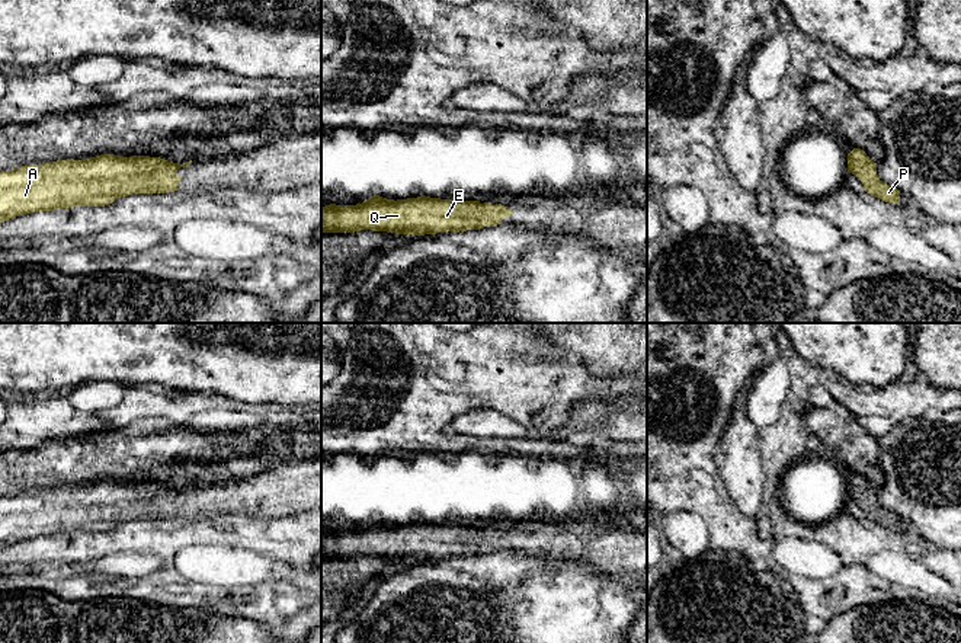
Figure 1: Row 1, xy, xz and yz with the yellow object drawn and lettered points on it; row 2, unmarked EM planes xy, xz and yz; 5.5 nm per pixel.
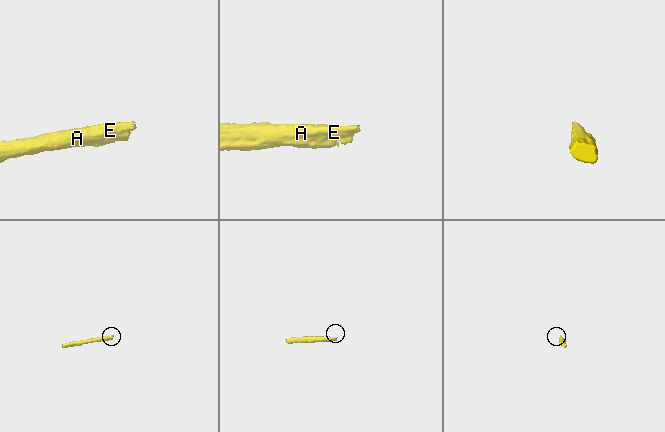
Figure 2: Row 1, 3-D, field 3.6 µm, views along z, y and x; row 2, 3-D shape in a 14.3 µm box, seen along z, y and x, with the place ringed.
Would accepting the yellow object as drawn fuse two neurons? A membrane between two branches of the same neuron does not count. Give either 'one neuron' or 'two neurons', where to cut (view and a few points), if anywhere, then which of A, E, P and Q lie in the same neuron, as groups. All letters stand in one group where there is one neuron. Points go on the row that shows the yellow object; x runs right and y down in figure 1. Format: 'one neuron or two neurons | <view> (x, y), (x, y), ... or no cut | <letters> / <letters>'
one neuron | no cut | A E P Q

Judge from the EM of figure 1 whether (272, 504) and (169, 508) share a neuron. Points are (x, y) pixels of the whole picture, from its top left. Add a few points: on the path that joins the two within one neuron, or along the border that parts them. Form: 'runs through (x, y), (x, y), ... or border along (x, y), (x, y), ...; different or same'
runs through (246, 501), (201, 501), (195, 505); same

